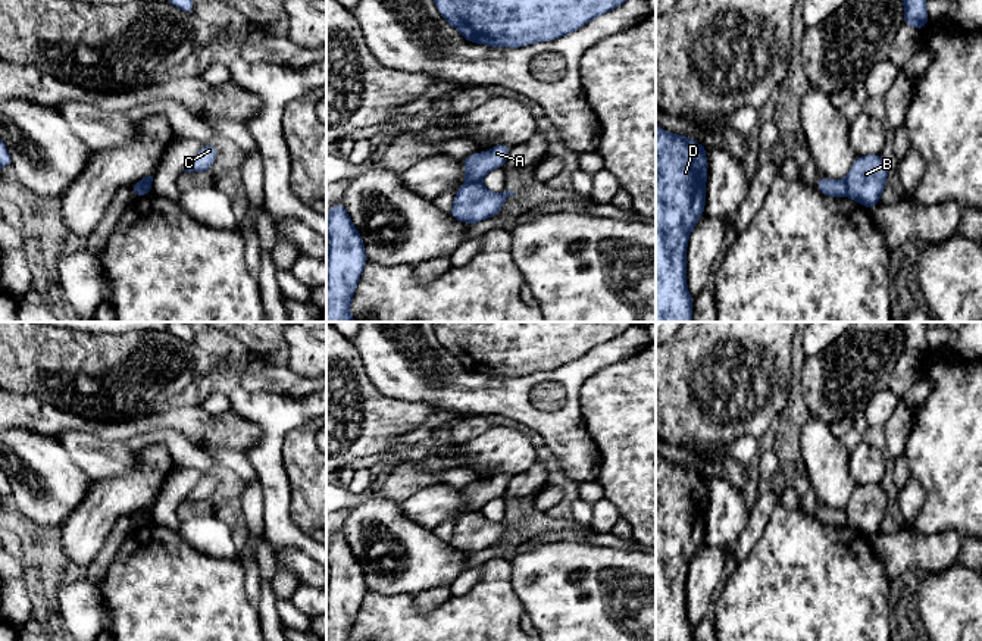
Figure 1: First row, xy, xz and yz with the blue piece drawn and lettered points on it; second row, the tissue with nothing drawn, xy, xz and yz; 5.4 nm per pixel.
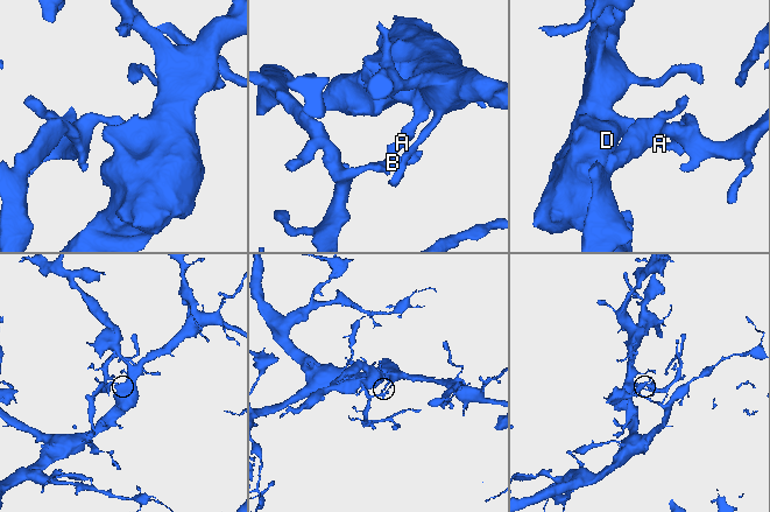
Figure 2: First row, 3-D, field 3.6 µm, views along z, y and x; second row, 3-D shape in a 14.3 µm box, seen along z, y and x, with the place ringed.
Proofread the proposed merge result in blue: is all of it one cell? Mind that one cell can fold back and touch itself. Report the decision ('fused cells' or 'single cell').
fused cells

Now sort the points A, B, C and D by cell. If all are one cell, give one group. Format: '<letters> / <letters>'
A D / B C

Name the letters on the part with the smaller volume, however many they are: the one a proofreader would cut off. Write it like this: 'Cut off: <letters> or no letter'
Cut off: B, C

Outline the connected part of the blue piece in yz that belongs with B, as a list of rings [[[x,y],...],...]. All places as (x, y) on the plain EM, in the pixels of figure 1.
[[[882,484],[857,485],[847,507],[847,525],[873,538],[879,534],[879,526],[886,516],[888,497]]]

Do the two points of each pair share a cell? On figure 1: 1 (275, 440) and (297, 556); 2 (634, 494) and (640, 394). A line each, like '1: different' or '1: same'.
1: different
2: same

